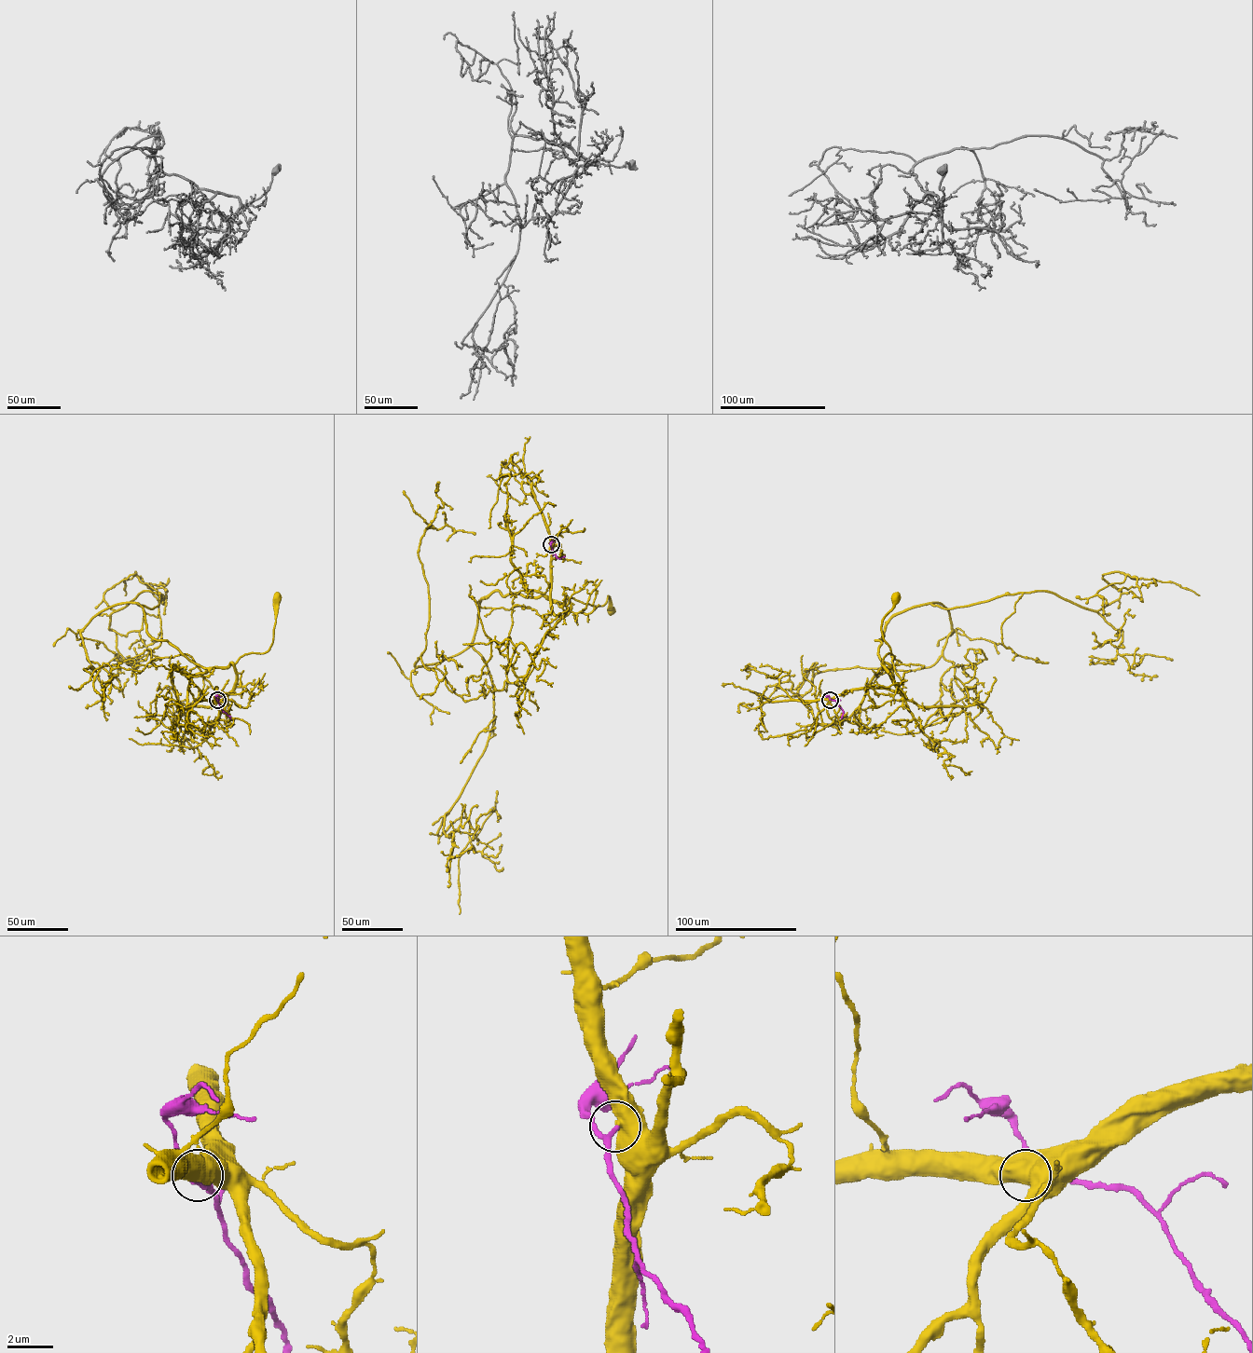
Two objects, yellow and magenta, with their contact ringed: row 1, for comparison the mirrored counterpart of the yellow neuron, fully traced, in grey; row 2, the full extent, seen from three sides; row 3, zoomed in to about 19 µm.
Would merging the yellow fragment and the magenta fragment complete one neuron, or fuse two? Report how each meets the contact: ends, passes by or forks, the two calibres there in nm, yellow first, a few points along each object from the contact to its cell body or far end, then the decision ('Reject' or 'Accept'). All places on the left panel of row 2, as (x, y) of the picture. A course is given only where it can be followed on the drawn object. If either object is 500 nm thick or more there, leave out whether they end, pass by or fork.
Thickness 750 nm (yellow) against 200 nm. Course of yellow: (217, 700), (216, 688), (224, 694), (232, 690), (236, 681), (235, 664), (240, 657), (268, 649), (277, 597). Course of magenta: (217, 700), (230, 718). Reject

